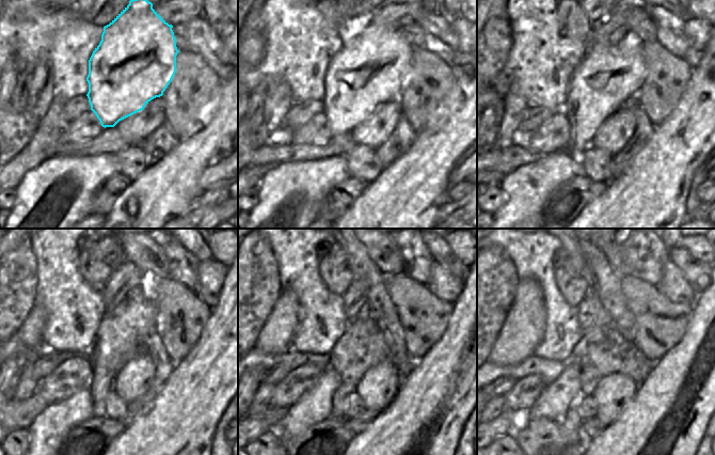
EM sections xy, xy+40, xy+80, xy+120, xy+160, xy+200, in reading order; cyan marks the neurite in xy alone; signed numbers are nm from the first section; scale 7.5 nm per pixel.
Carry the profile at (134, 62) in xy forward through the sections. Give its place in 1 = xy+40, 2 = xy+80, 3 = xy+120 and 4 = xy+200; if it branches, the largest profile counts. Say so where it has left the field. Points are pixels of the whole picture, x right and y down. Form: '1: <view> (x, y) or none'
1: xy+40 (371, 67)
2: xy+80 (609, 75)
3: xy+120 (129, 324)
4: xy+200 (577, 442)

